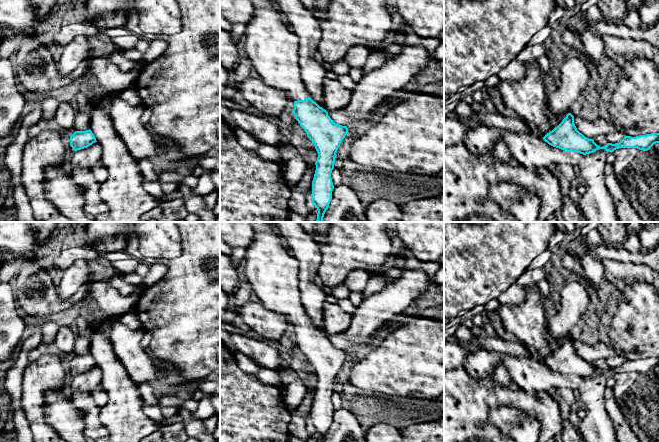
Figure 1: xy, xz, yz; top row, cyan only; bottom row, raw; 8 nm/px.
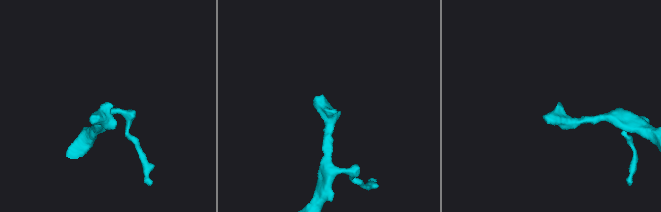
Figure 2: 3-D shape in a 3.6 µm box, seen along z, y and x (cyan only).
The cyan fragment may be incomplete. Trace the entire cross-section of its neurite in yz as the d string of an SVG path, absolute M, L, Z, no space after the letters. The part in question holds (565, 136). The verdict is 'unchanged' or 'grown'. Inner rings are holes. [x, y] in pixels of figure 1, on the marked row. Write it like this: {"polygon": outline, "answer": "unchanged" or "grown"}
{"polygon": "M568 113L557 127L543 137L543 140L561 150L586 155L599 149L605 149L608 152L613 152L619 148L637 148L647 151L654 144L659 143L659 133L636 137L624 135L624 138L619 143L608 143L603 147L599 147L593 139L585 137L577 130L574 124L574 116Z", "answer": "unchanged"}

